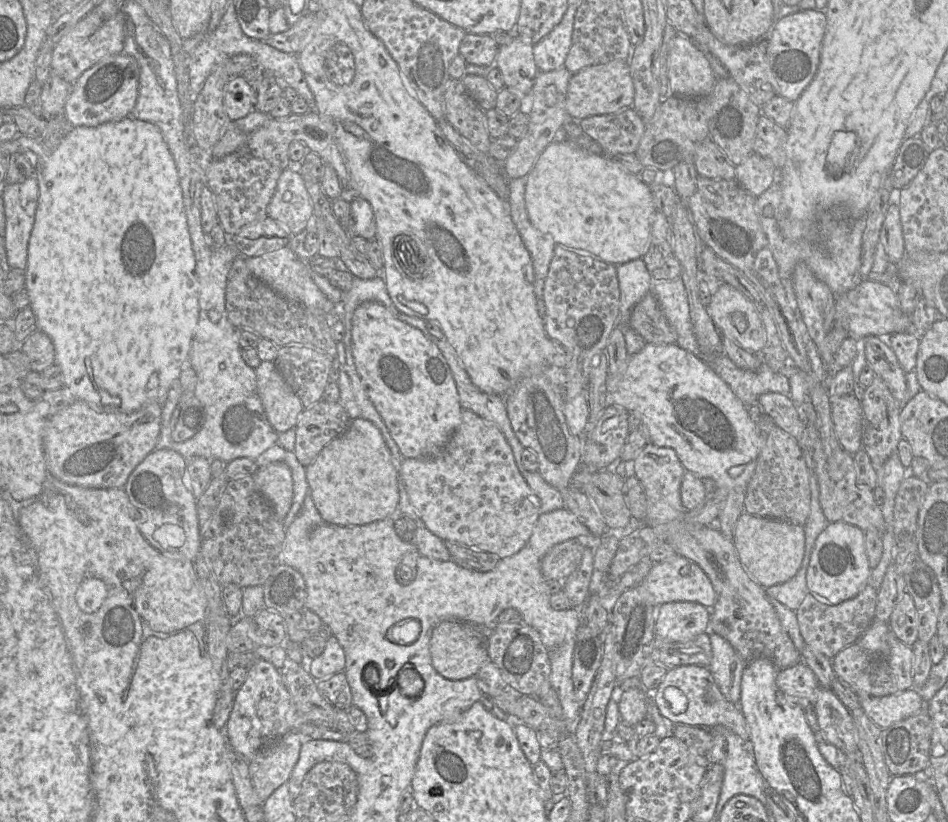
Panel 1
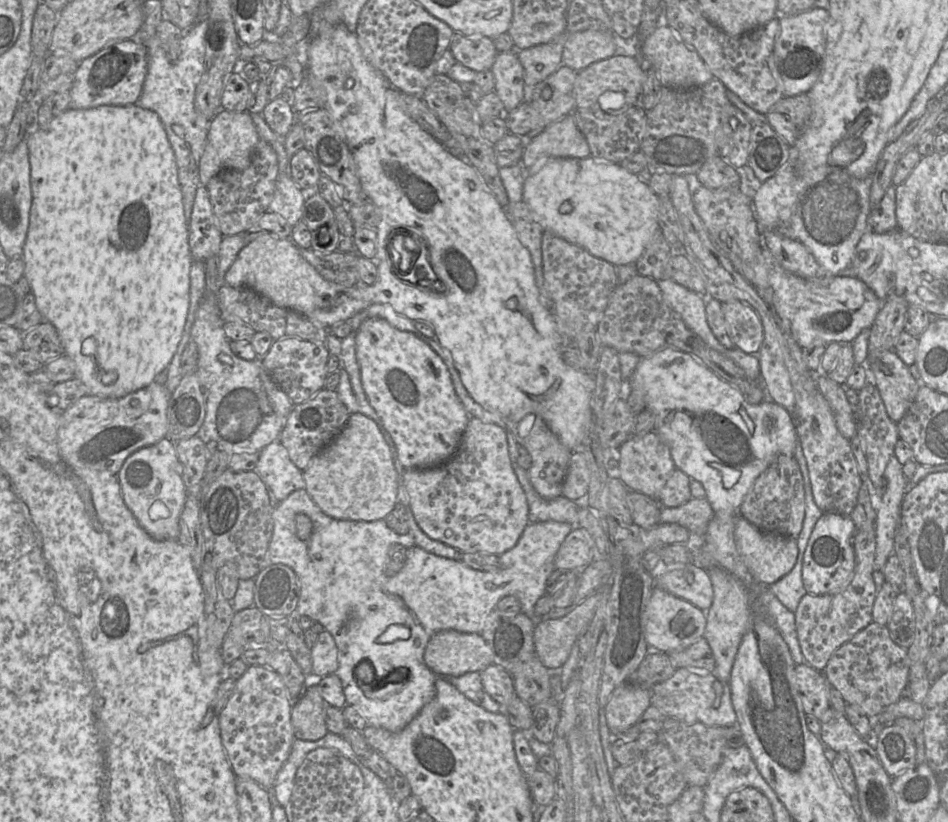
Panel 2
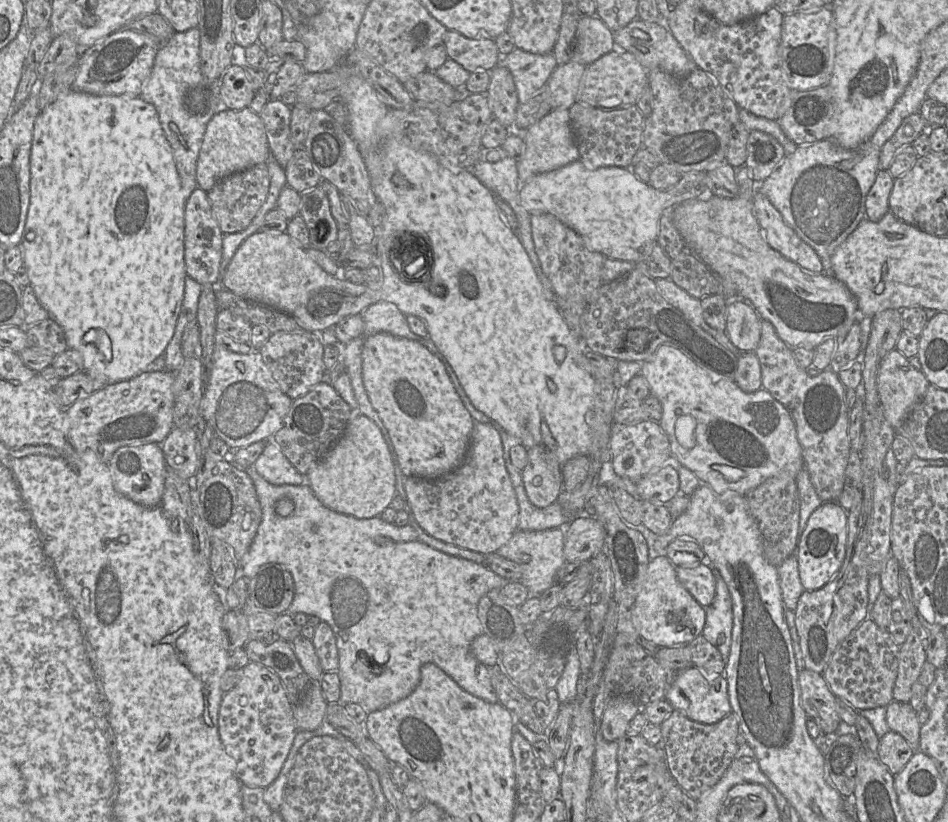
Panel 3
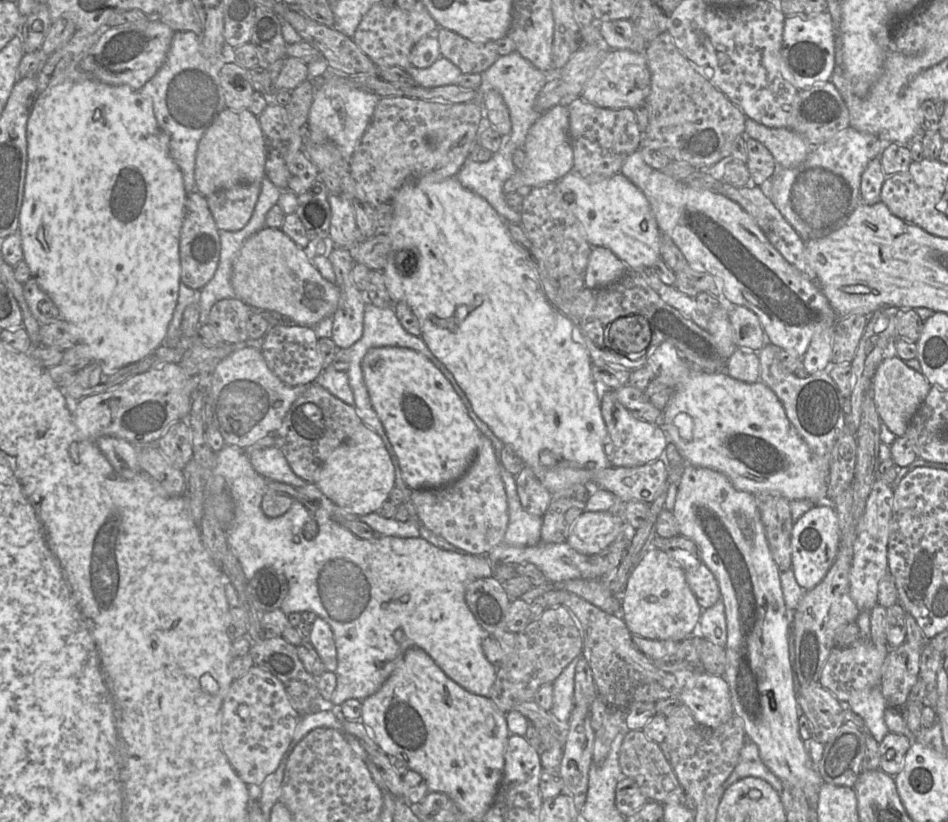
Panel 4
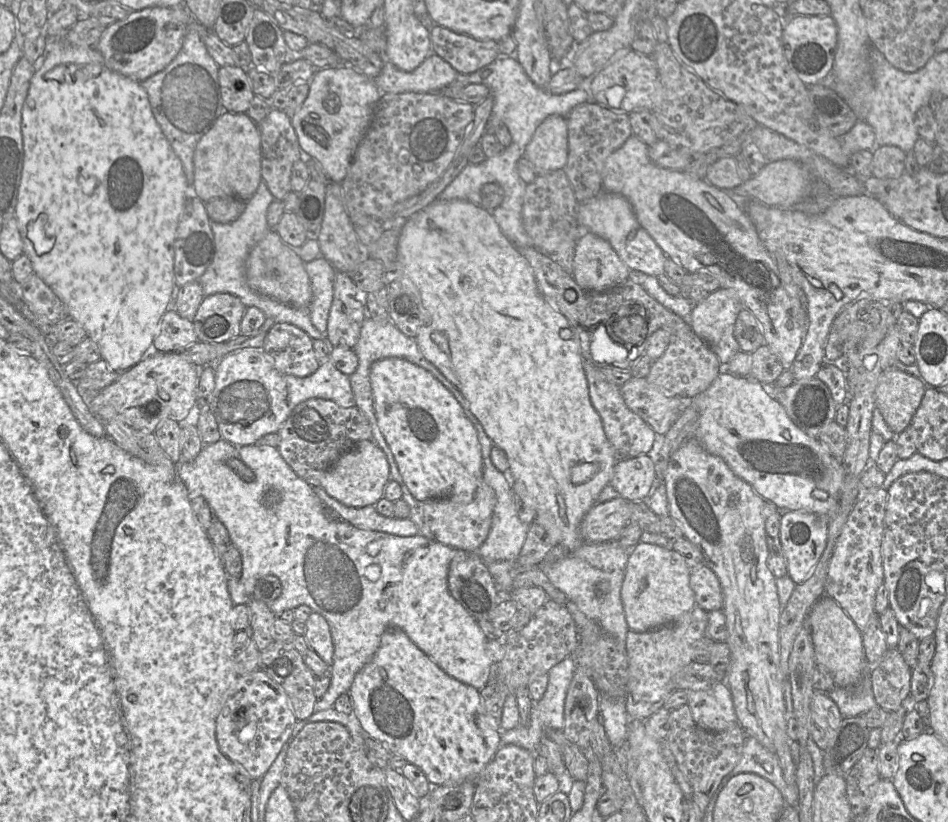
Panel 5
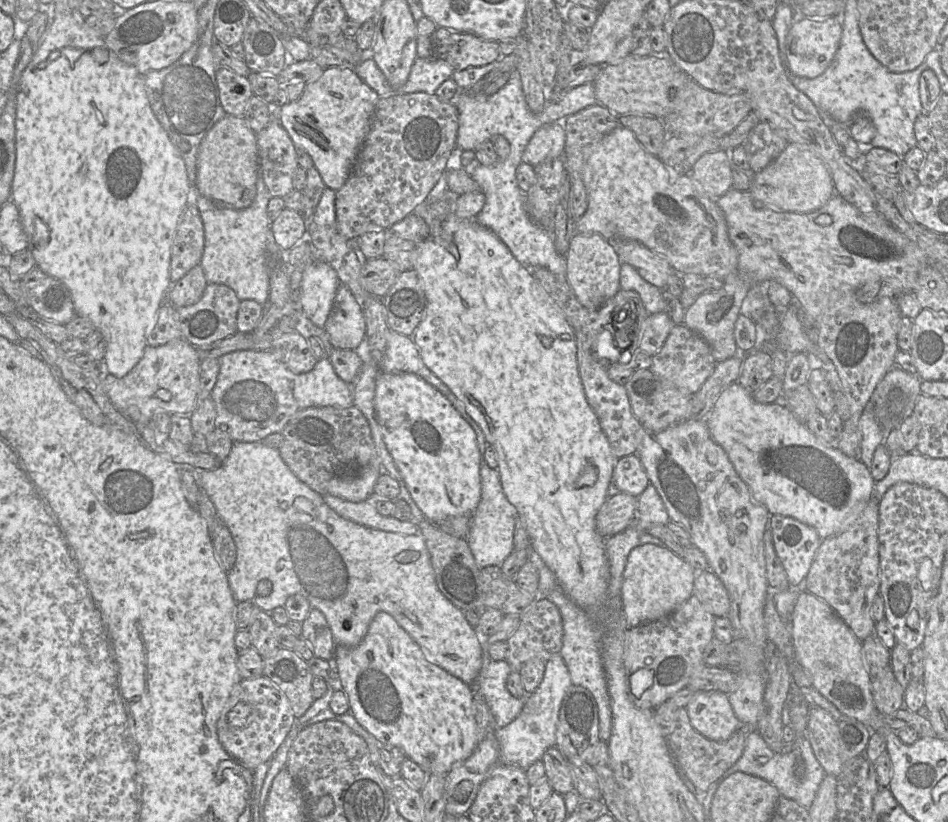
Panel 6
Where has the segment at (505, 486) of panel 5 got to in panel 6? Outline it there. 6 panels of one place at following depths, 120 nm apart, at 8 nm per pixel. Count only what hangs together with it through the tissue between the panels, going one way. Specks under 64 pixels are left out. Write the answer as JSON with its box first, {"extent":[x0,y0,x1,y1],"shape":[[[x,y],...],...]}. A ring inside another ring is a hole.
{"extent":[454,401,518,569],"shape":[[[454,401],[454,403],[458,407],[456,410],[474,430],[480,453],[480,501],[472,514],[470,529],[465,539],[473,554],[475,563],[480,569],[487,566],[500,567],[503,561],[514,551],[513,538],[518,513],[516,508],[508,501],[504,494],[498,471],[490,468],[484,460],[487,441],[481,428],[469,416],[466,412],[465,406],[463,406],[461,402]]]}

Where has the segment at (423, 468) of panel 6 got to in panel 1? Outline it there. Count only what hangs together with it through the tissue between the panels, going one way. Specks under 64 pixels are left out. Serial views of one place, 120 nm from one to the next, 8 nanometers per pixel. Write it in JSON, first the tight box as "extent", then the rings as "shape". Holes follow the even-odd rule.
{"extent":[351,302,463,459],"shape":[[[366,302],[359,305],[355,309],[352,317],[351,348],[354,362],[359,373],[359,376],[361,377],[363,387],[367,395],[369,396],[370,400],[373,402],[376,410],[382,417],[384,423],[386,424],[391,434],[391,437],[393,438],[393,440],[395,441],[400,450],[402,457],[409,459],[428,457],[441,451],[447,445],[453,433],[461,424],[463,409],[460,405],[460,399],[456,383],[451,373],[451,370],[438,347],[429,339],[427,339],[422,331],[397,319],[380,303]]]}

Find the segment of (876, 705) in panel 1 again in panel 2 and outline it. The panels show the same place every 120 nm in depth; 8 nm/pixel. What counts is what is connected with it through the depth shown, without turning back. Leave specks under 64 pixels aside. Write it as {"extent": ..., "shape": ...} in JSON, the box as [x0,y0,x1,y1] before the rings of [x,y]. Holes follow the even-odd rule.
{"extent":[863,696,923,749],"shape":[[[902,696],[896,703],[889,705],[877,717],[871,719],[871,736],[863,738],[875,749],[877,737],[881,729],[887,724],[894,724],[897,718],[907,717],[917,722],[923,721],[923,706],[914,702],[909,696]]]}

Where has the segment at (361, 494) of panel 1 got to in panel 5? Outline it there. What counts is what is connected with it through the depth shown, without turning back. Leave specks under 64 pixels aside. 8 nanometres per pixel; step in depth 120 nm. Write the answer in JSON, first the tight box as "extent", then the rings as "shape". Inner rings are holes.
{"extent":[322,440,390,507],"shape":[[[362,440],[342,454],[322,475],[322,487],[331,497],[349,507],[375,506],[383,497],[390,477],[390,467],[384,451],[375,440]]]}

